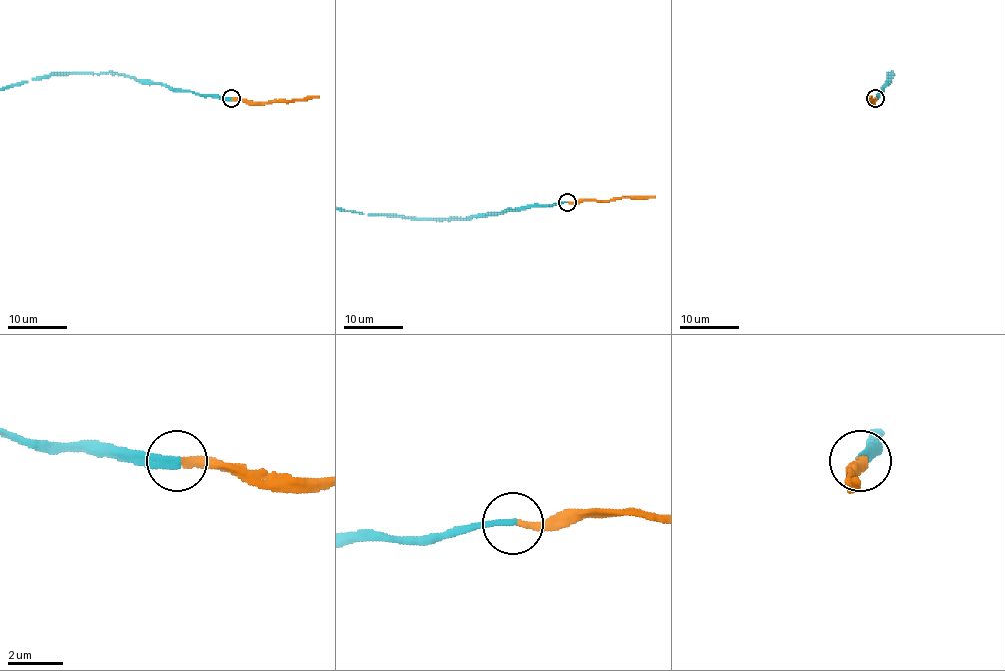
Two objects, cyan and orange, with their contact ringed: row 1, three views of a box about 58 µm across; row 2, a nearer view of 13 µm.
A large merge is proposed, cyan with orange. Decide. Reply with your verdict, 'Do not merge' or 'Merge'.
Merge

